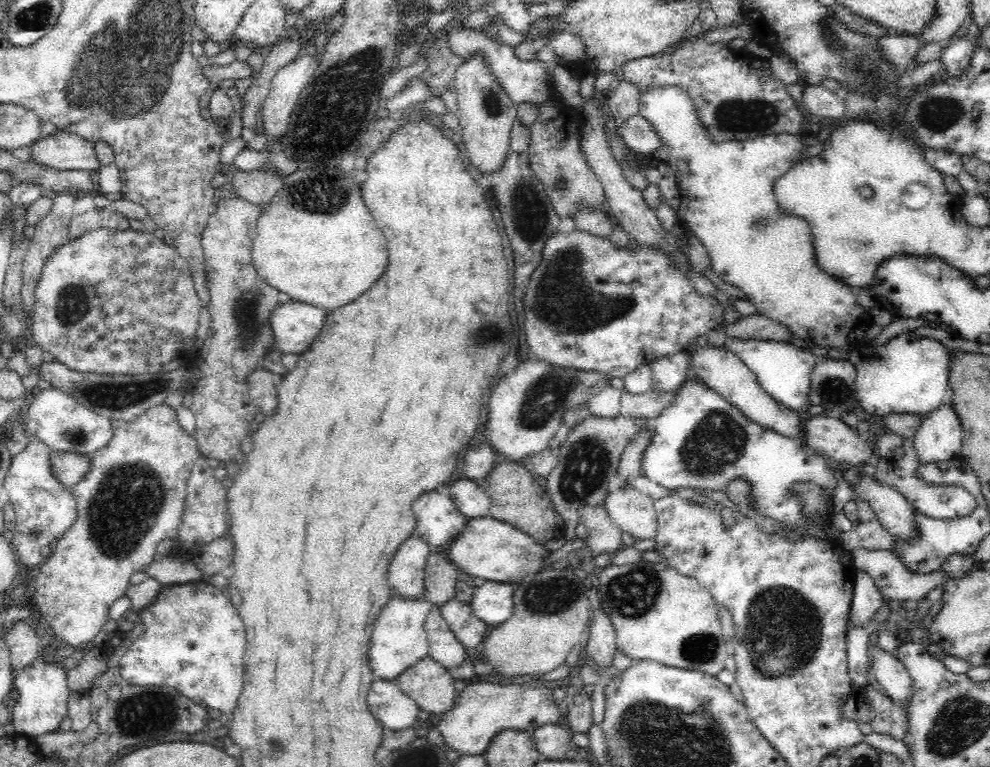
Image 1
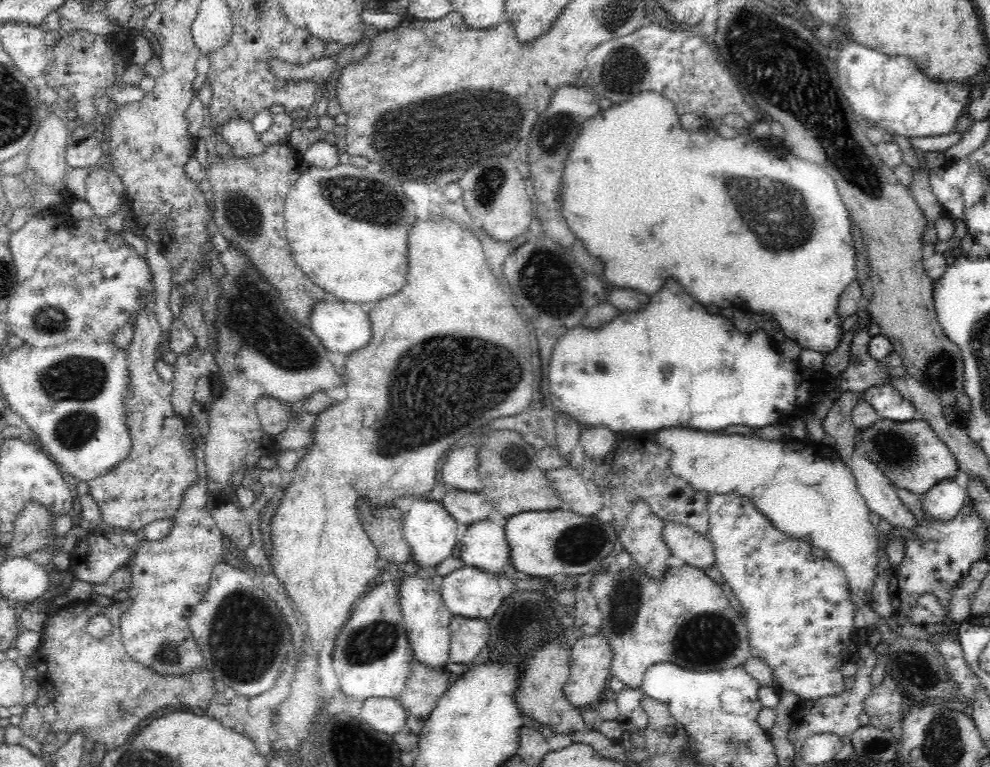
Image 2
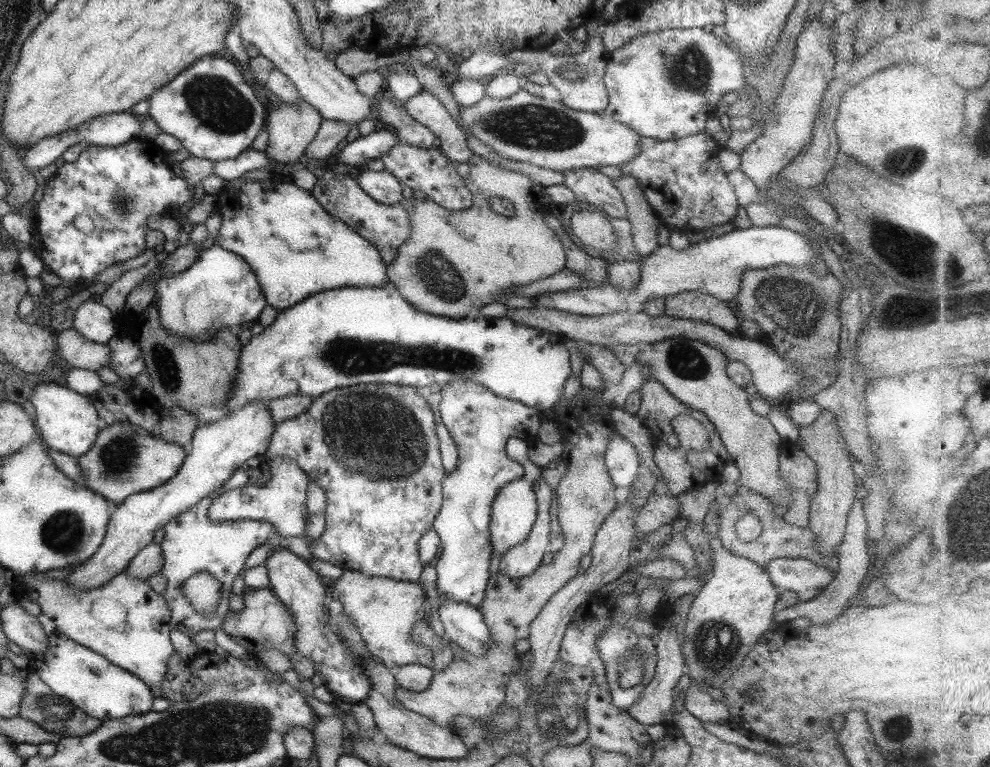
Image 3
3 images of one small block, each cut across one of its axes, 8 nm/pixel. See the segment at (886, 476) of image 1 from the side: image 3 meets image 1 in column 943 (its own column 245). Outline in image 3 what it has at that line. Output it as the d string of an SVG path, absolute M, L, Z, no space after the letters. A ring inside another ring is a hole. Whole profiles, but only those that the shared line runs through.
M276 457L267 461L271 480L262 487L241 487L232 489L223 493L220 497L214 498L213 504L209 509L209 517L211 522L230 522L238 520L254 520L268 522L277 534L288 537L303 537L306 531L306 517L308 517L307 505L307 487L309 484L308 476L287 458Z

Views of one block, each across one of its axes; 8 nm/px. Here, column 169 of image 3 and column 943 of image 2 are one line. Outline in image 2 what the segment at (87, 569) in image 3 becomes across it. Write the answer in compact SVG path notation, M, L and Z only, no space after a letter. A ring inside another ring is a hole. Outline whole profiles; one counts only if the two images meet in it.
M947 479L930 488L923 496L923 511L936 521L949 522L965 506L966 492L959 479Z

